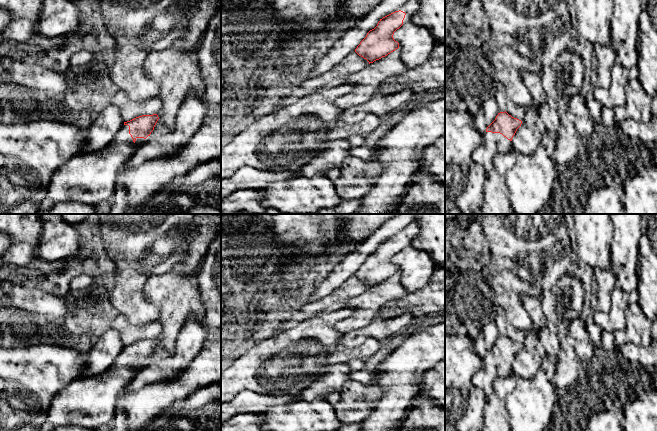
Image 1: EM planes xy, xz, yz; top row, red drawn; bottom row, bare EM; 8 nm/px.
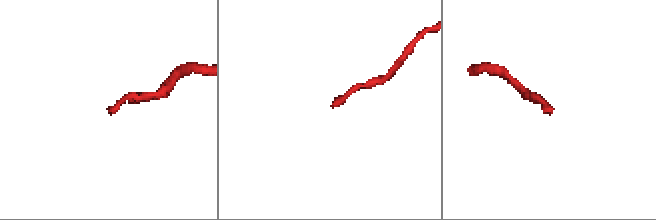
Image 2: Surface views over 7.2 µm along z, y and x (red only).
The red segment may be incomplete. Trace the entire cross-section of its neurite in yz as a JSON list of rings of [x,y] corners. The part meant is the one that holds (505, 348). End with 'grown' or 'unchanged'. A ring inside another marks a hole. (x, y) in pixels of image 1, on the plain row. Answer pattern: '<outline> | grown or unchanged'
[[[506,335],[498,337],[482,358],[482,365],[472,377],[473,384],[489,395],[496,378],[506,377],[513,373],[511,365],[521,348],[521,344],[512,341]]] | grown

